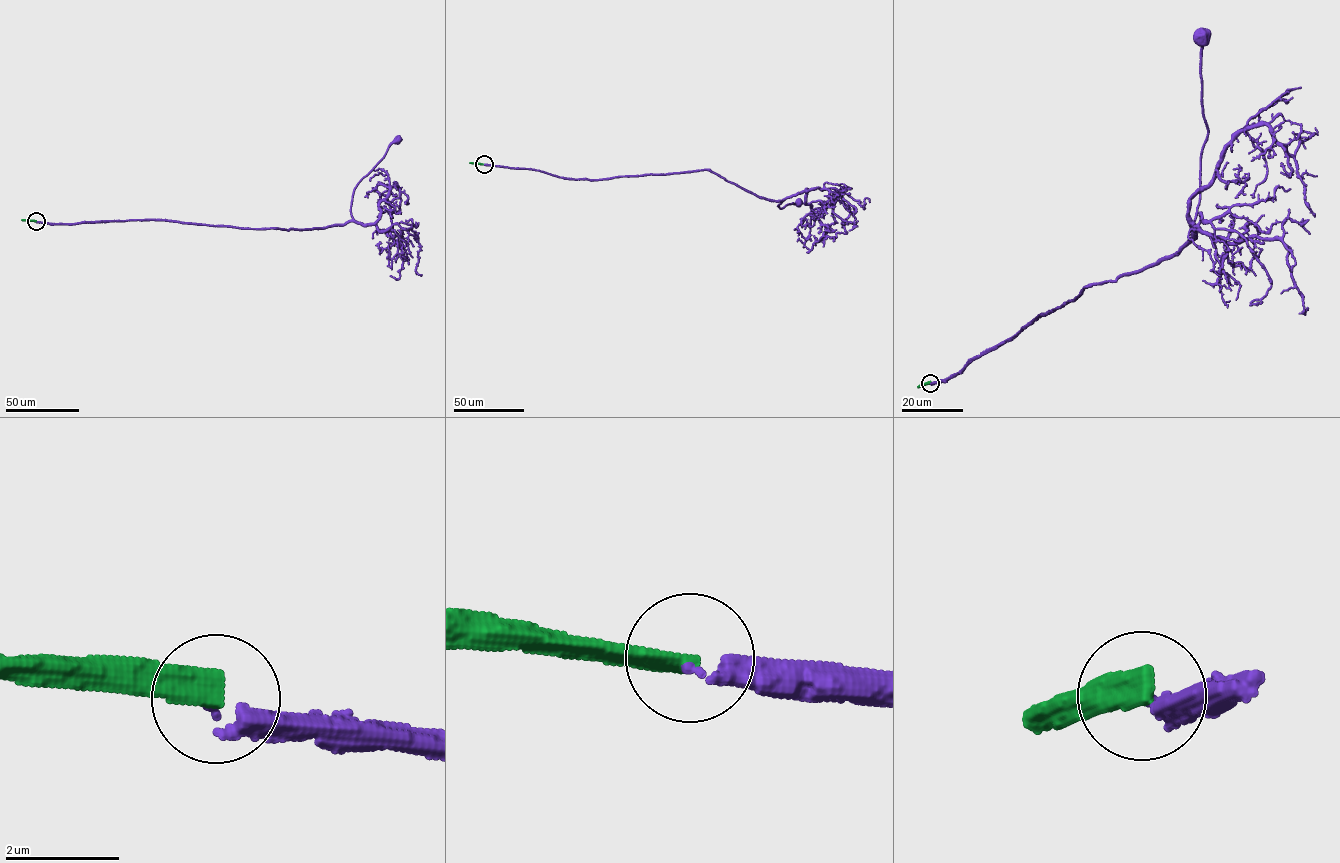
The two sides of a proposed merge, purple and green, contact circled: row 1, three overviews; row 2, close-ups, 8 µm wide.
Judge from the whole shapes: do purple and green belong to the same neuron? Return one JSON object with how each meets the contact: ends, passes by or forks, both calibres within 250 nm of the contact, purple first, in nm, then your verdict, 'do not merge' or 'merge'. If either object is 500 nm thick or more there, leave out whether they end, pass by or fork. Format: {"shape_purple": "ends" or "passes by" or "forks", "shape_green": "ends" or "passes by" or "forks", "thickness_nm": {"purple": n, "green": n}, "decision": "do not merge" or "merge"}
{"shape_purple": "ends", "shape_green": "ends", "thickness_nm": {"purple": 100, "green": 400}, "decision": "do not merge"}

